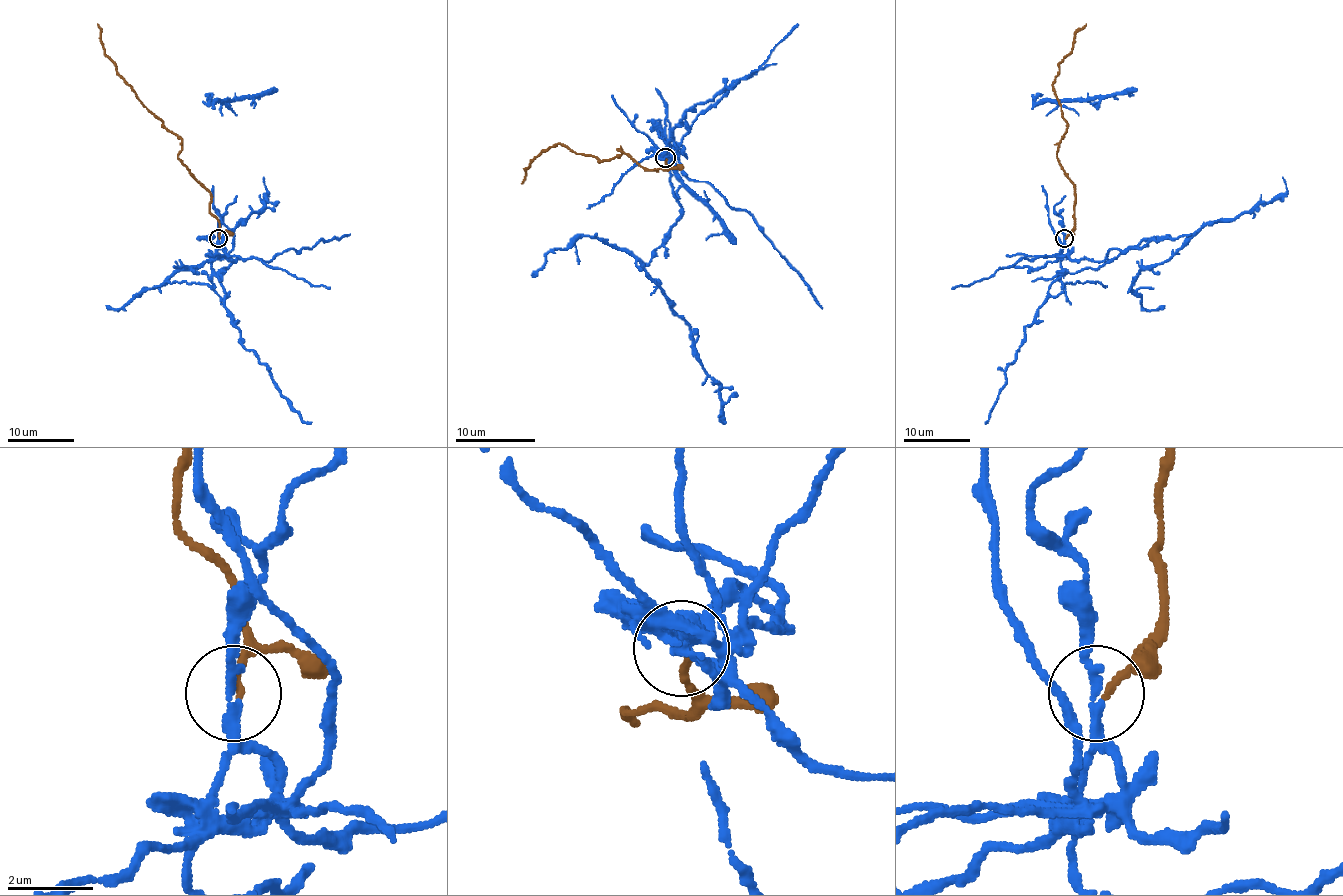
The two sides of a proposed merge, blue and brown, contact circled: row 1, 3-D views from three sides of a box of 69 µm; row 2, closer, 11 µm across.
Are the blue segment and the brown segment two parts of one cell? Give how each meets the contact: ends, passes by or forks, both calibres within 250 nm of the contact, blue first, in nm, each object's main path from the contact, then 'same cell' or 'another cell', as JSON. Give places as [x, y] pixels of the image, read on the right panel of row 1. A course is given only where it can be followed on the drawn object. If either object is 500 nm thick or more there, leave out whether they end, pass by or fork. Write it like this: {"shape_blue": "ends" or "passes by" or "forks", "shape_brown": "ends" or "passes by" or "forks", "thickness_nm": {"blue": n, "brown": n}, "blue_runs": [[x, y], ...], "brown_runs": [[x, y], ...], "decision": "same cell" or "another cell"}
{"shape_blue": "passes by", "shape_brown": "ends", "thickness_nm": {"blue": 200, "brown": 150}, "blue_runs": [[1065, 237], [1065, 272], [1098, 269], [1141, 241], [1166, 237], [1176, 252], [1206, 224], [1286, 192], [1283, 177]], "brown_runs": [[1065, 239], [1075, 226], [1075, 184], [1056, 157], [1066, 122], [1053, 81], [1075, 34], [1086, 24]], "decision": "another cell"}

